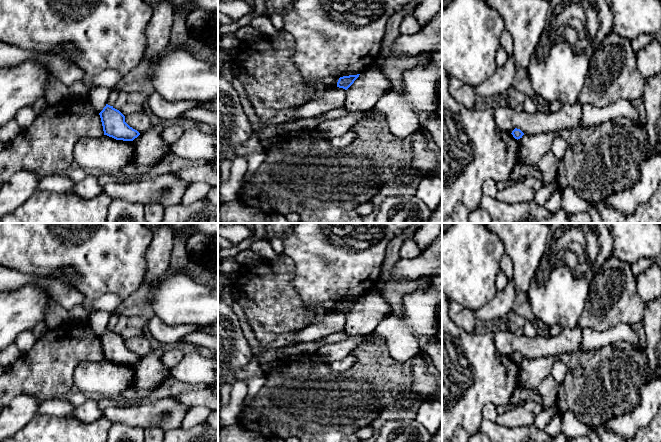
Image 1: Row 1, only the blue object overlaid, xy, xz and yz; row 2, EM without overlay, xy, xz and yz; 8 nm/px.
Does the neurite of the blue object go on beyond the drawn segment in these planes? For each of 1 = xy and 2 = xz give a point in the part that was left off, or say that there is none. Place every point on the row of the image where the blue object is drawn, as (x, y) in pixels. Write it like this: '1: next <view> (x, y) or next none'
1: next none
2: next none

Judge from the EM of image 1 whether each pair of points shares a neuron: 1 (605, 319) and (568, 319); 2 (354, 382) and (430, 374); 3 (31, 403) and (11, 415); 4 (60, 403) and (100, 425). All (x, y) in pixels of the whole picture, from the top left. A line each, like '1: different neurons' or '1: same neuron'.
1: different neurons
2: different neurons
3: same neuron
4: different neurons

